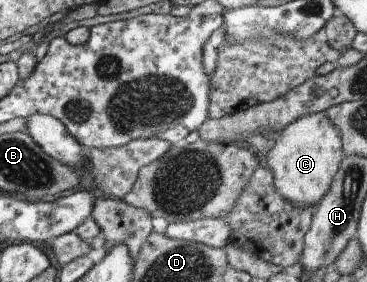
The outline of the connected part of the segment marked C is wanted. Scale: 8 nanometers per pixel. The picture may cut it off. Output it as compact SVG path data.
M322 113L308 114L298 118L274 136L275 145L266 156L267 165L273 173L276 191L295 210L317 207L327 195L343 159L339 131Z

